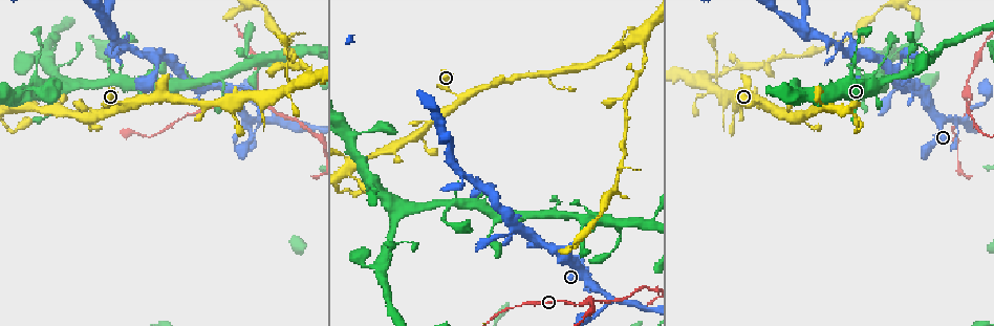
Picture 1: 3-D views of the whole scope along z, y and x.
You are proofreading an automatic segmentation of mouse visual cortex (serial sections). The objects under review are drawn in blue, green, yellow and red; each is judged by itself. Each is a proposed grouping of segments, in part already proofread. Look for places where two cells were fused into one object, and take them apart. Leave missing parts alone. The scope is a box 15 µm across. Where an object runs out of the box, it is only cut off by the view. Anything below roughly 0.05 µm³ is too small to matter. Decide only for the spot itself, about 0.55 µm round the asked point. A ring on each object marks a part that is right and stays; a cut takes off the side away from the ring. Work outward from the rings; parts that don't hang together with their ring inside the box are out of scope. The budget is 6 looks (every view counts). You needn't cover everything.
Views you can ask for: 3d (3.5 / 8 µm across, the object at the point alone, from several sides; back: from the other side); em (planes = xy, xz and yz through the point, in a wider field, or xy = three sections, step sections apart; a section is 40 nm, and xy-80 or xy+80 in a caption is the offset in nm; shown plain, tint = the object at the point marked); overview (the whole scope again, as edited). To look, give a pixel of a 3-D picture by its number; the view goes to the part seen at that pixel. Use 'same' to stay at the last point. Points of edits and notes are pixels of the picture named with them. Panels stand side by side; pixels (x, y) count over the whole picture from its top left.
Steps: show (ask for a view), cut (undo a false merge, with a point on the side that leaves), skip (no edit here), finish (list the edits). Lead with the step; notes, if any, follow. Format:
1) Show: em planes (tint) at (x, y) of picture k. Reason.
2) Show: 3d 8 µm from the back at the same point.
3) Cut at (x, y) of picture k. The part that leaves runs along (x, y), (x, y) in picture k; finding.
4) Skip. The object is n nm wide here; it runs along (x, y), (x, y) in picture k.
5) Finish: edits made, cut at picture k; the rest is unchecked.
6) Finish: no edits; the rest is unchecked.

Show: 3d 3.5 µm at (917, 87) of picture 1. Three-way junction.

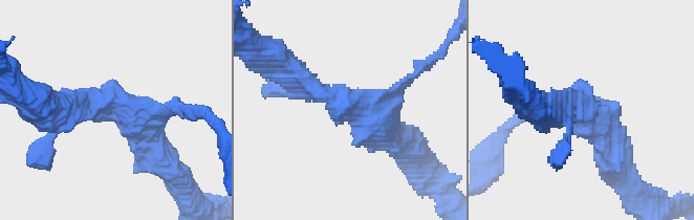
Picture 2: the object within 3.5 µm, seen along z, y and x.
Show: em xy step 5 (tint) at (582, 105) of picture 2. Now the EM.

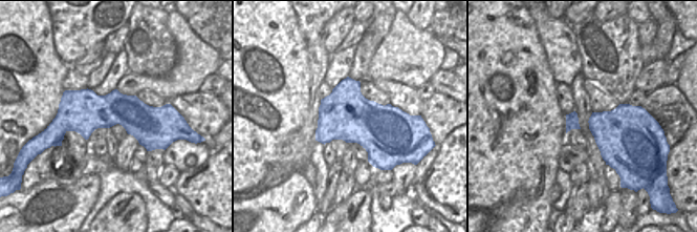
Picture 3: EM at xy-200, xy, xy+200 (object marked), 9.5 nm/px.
Skip. 3 arms meet here; the arms are 150, 300, 400 nm wide; it runs along (173, 172), (118, 104), (77, 107) in picture 2; all the same cell.

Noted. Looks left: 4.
Show: 3d 8 µm at (969, 96) of picture 1. Three arms meet.

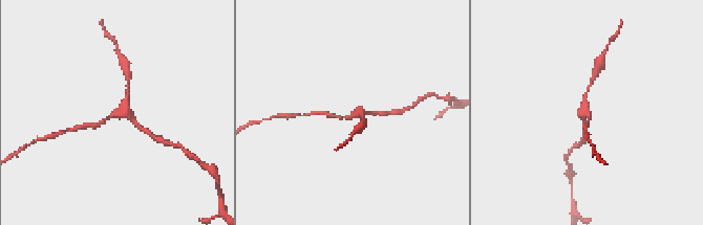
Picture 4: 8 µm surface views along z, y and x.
Show: em planes (tint) at (119, 114) of picture 4. 3 arms meet here; the arms are 150, 150, 150 nm wide; shape alone is not enough.

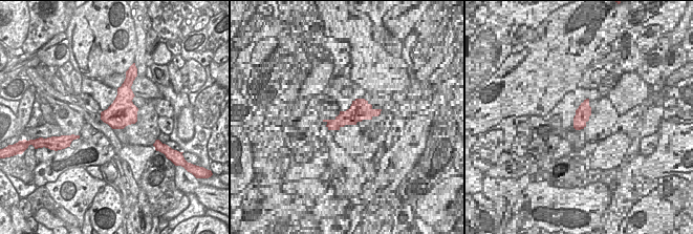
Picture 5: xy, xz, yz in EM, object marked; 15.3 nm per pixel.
Skip. It runs along (96, 125), (121, 113), (145, 130) in picture 4; all the same cell.

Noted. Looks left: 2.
Show: 3d 3.5 µm at (285, 90) of picture 1. Thin neck.

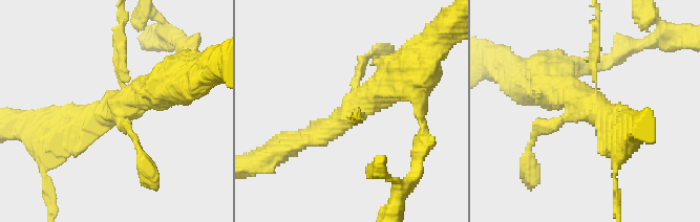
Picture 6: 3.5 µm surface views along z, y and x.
Show: em xy step 1 (tint) at (118, 107) of picture 6. Shape alone is not enough.

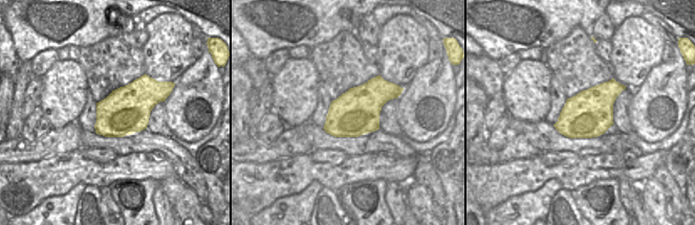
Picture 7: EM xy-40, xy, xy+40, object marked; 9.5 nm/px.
Skip. Continuous, no second cell.

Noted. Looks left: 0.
Finish: no edits; the rest is unchecked.

